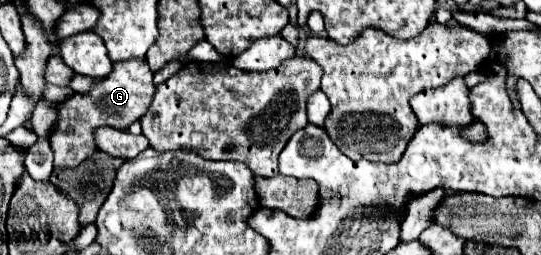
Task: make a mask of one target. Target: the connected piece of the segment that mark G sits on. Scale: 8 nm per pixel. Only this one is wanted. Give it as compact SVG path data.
M123 60L113 64L113 70L103 80L95 82L89 92L73 94L65 102L57 104L57 124L49 134L49 144L55 152L55 166L75 168L83 160L91 158L97 152L97 144L93 140L93 132L99 126L127 130L133 122L137 122L147 108L151 106L155 94L153 74L149 70L147 60Z

